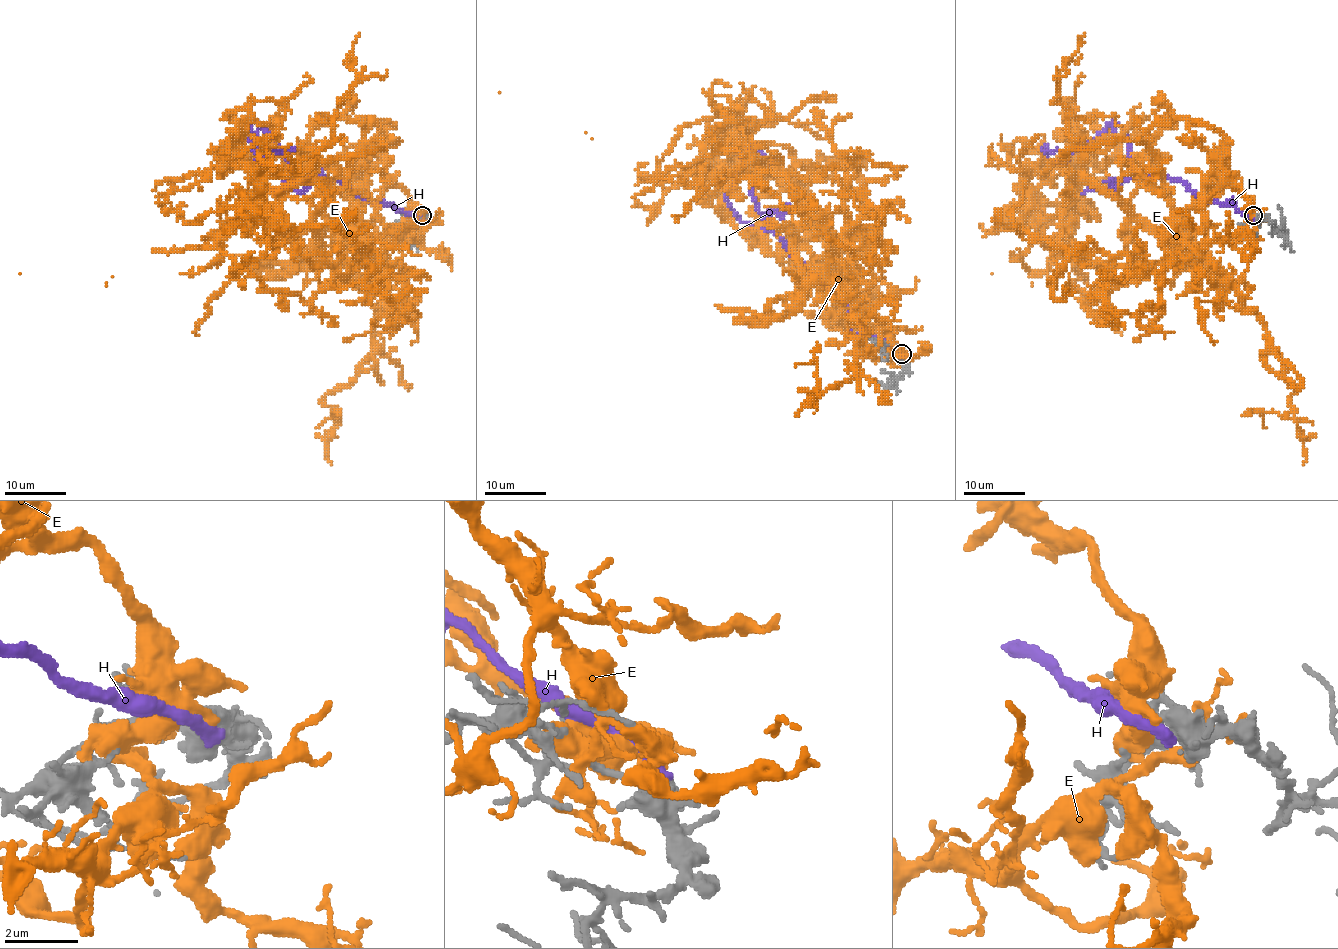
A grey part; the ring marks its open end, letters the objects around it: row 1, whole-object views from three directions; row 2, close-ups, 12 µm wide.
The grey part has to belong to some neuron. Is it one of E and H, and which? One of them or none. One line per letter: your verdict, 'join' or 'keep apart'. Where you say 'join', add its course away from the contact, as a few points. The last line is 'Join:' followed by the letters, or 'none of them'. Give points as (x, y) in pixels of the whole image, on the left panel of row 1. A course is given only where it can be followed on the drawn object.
E: keep apart
H: keep apart
Join: none of them

